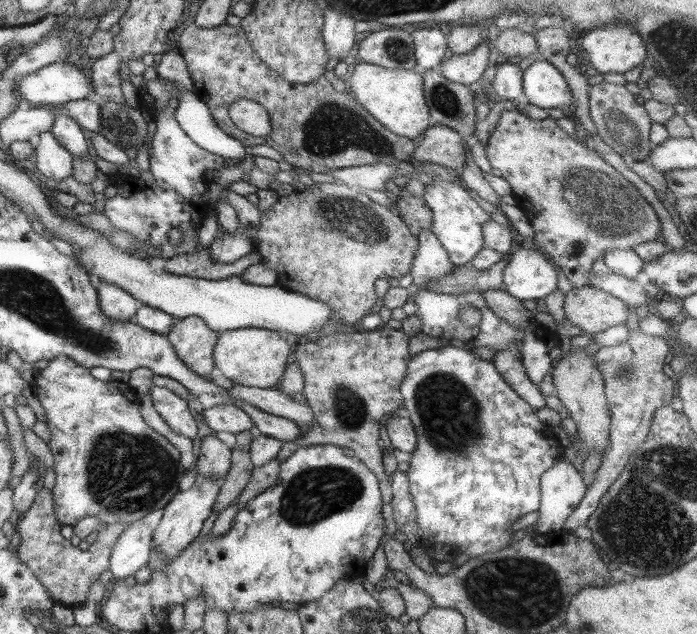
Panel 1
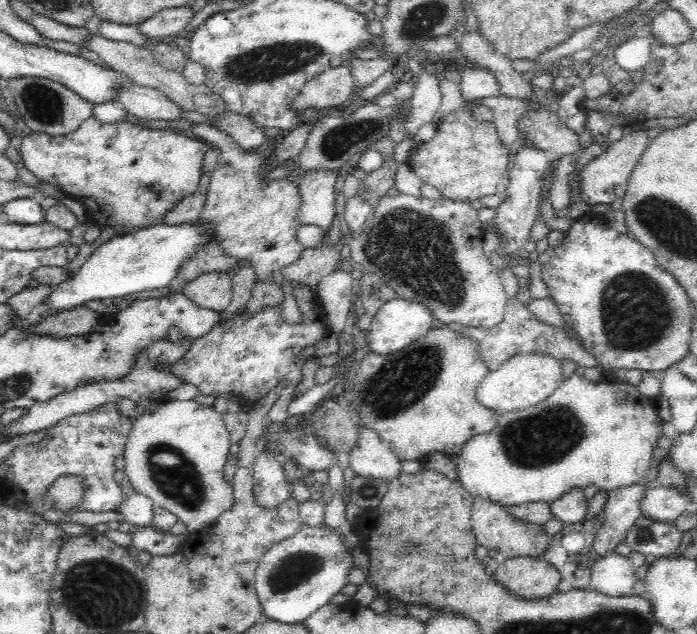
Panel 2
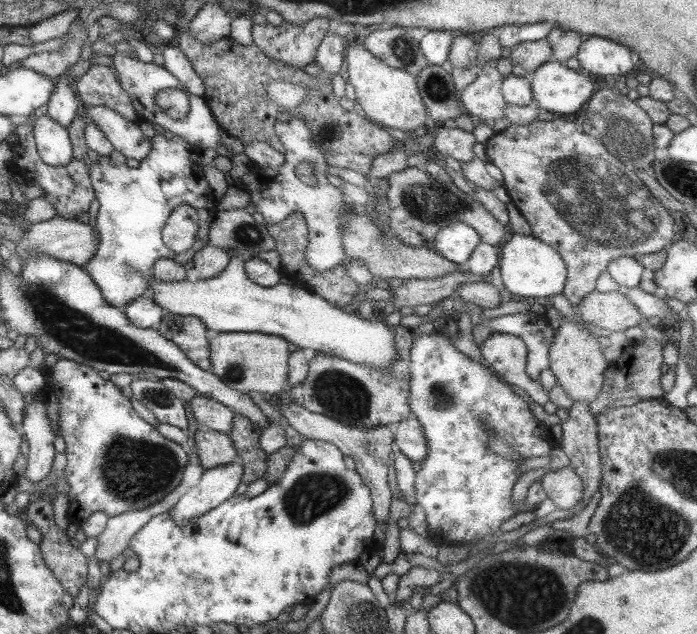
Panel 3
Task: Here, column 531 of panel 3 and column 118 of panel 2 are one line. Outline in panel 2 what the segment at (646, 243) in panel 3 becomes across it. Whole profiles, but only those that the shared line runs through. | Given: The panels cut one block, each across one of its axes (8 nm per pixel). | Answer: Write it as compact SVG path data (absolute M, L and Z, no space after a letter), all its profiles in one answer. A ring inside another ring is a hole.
M88 118L86 122L80 124L80 128L73 130L71 133L65 135L49 135L46 133L31 133L22 137L22 143L18 151L22 155L22 163L24 166L34 173L38 179L42 182L48 182L49 184L55 184L57 188L60 188L68 197L80 201L84 204L86 210L85 223L92 222L99 226L100 232L104 228L113 227L119 230L119 234L133 233L141 228L146 228L160 223L164 215L170 210L176 203L180 202L184 197L188 197L195 192L198 192L199 178L202 175L202 164L204 153L208 150L208 144L199 138L195 138L189 133L177 131L177 130L151 130L140 125L134 125L131 123L113 123L107 124L96 120L96 118Z

